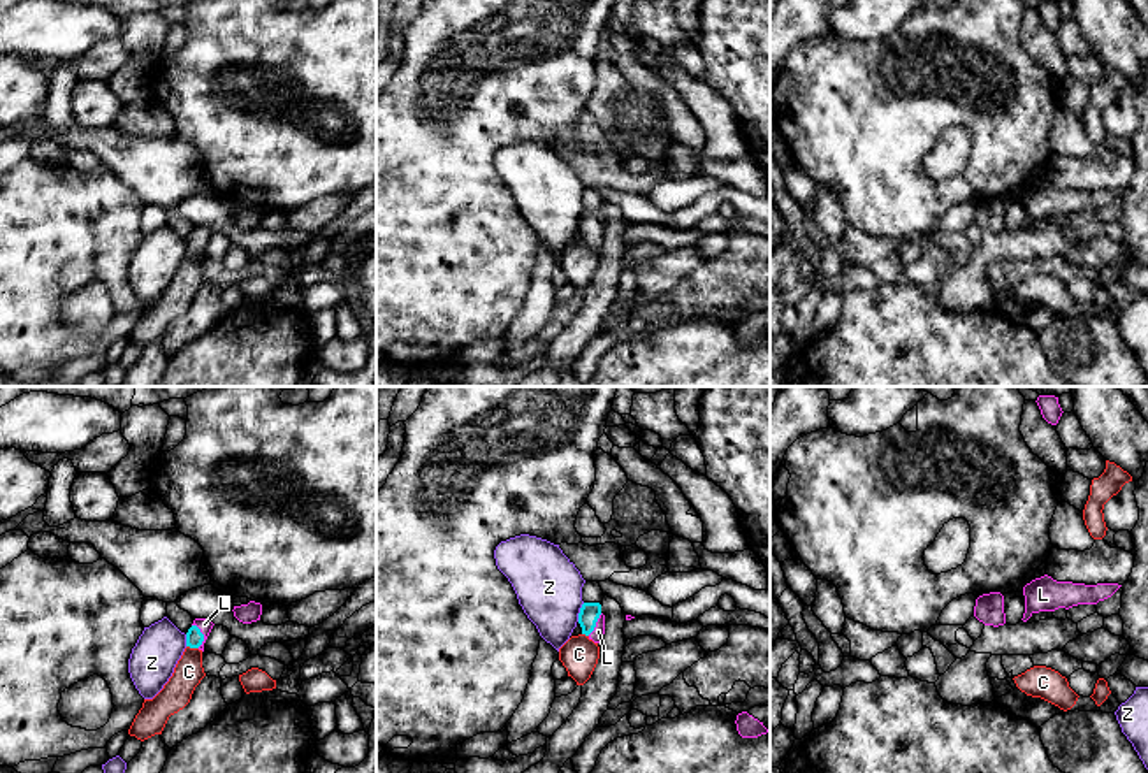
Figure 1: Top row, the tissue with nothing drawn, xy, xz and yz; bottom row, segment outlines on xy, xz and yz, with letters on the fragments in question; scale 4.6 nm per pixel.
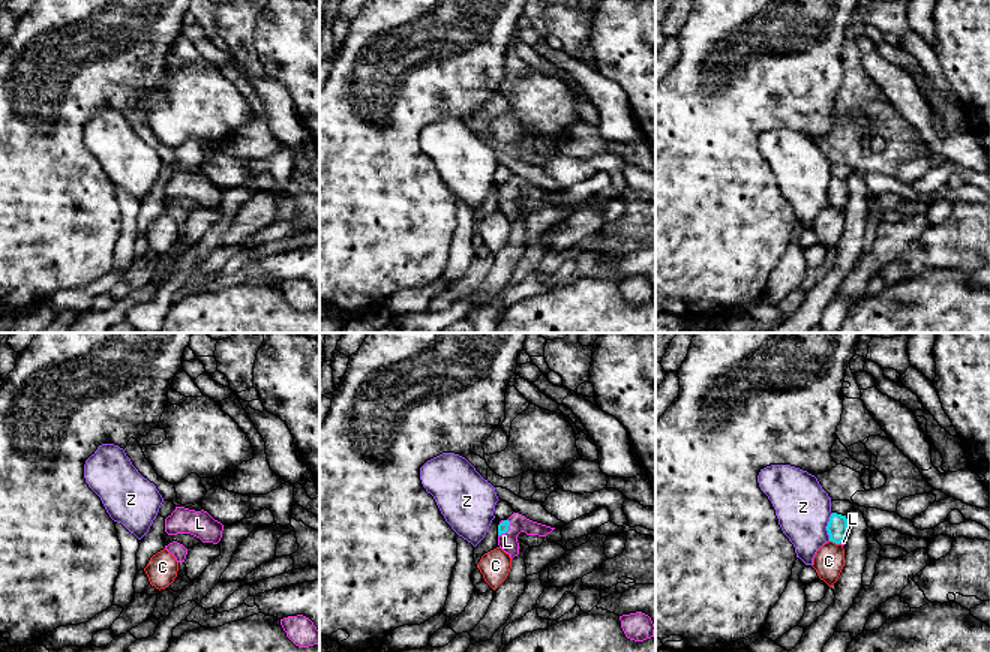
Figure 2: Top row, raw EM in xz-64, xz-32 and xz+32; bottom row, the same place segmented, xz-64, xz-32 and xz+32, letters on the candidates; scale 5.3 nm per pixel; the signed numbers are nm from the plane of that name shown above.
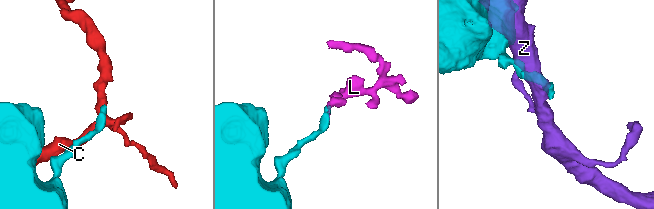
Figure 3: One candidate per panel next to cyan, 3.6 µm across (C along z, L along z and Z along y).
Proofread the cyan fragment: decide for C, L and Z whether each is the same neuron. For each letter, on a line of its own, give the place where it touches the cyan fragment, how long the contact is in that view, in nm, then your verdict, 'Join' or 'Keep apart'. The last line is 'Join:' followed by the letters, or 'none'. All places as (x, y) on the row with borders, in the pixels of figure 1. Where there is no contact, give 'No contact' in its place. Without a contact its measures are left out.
C: Touches cyan at xy (192, 647). Shared border 60 nm. Keep apart
L: Touches cyan at xy (203, 635). Shared border 120 nm. Join
Z: Touches cyan at xz (581, 612). Shared border 90 nm. Keep apart
Join: L

